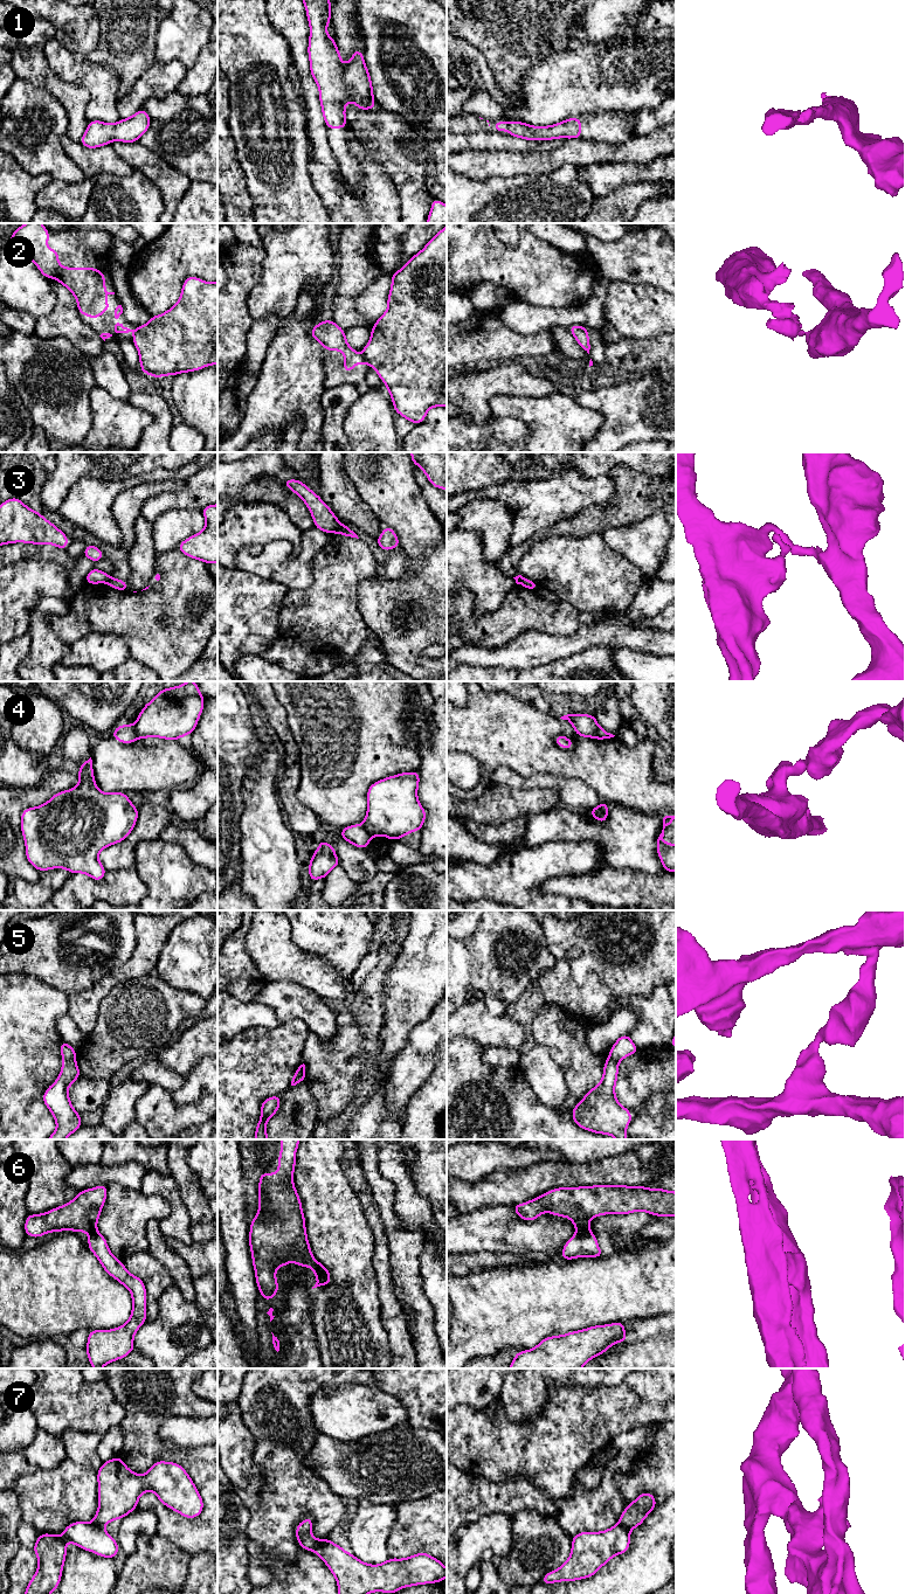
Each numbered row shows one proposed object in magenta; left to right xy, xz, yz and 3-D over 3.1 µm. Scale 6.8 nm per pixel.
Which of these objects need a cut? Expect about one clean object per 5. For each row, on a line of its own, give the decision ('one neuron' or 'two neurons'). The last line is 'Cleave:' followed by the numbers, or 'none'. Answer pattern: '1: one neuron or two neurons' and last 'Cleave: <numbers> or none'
1: one neuron
2: two neurons
3: two neurons
4: two neurons
5: two neurons
6: two neurons
7: two neurons
Cleave: 2, 3, 4, 5, 6, 7

